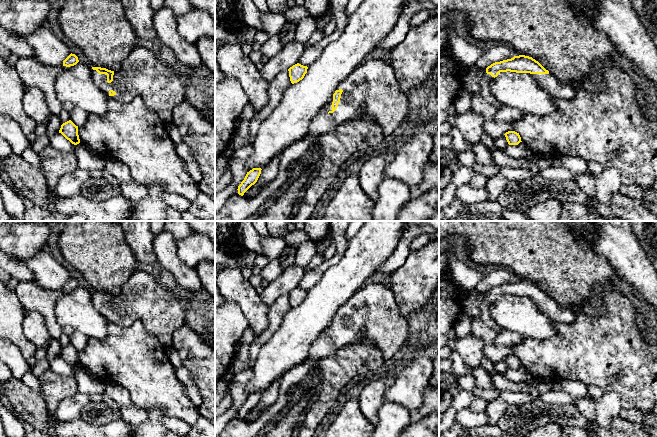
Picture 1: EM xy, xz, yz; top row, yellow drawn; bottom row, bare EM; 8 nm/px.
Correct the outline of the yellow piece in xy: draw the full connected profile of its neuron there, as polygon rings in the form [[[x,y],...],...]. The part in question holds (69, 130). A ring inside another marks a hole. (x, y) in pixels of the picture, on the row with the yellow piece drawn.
[[[71,120],[61,125],[59,133],[61,133],[67,140],[69,140],[74,145],[80,143],[78,126],[76,126]]]

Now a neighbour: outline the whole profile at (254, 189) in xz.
[[[255,183],[254,185],[252,185],[243,195],[243,197],[247,198],[247,199],[251,199],[253,197],[255,197],[258,193],[260,193],[262,191],[262,189],[266,186],[265,185],[258,185],[257,183]]]

